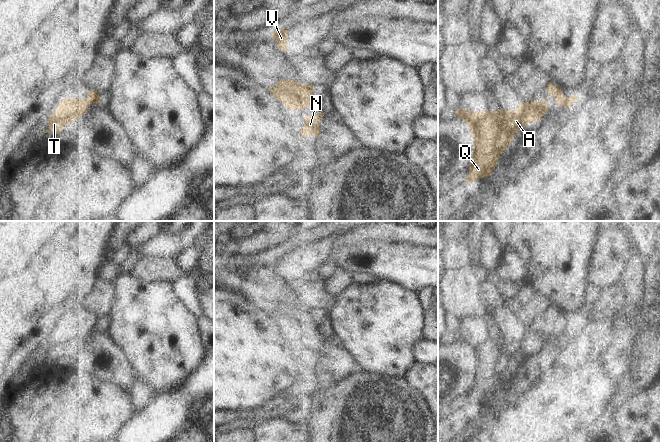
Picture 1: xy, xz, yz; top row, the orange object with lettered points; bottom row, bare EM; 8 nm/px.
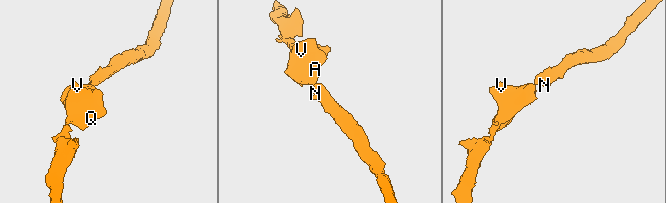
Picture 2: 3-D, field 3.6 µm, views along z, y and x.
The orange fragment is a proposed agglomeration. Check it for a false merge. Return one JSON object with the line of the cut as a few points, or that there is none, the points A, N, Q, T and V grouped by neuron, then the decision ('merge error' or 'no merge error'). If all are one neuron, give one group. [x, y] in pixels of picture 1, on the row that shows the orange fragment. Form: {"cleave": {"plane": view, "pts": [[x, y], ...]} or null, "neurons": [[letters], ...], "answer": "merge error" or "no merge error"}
{"cleave": null, "neurons": [["A", "N", "Q", "T", "V"]], "answer": "no merge error"}

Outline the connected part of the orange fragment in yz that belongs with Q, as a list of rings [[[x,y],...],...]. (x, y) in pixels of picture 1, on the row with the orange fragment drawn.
[[[548,98],[545,102],[529,100],[517,104],[516,110],[495,110],[475,112],[455,109],[455,115],[468,125],[474,140],[465,183],[484,178],[493,173],[500,155],[511,144],[520,128],[541,118],[548,112]]]

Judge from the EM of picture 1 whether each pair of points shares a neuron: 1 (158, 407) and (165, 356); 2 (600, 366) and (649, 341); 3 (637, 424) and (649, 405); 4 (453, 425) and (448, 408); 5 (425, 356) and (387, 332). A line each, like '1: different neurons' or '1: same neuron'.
1: different neurons
2: different neurons
3: same neuron
4: same neuron
5: different neurons

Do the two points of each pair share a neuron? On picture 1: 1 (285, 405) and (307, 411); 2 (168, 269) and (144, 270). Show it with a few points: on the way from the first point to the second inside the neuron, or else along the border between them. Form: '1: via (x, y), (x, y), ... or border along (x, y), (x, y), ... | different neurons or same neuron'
1: border along (296, 408), (293, 414) | different neurons
2: via (162, 269), (150, 269) | same neuron

